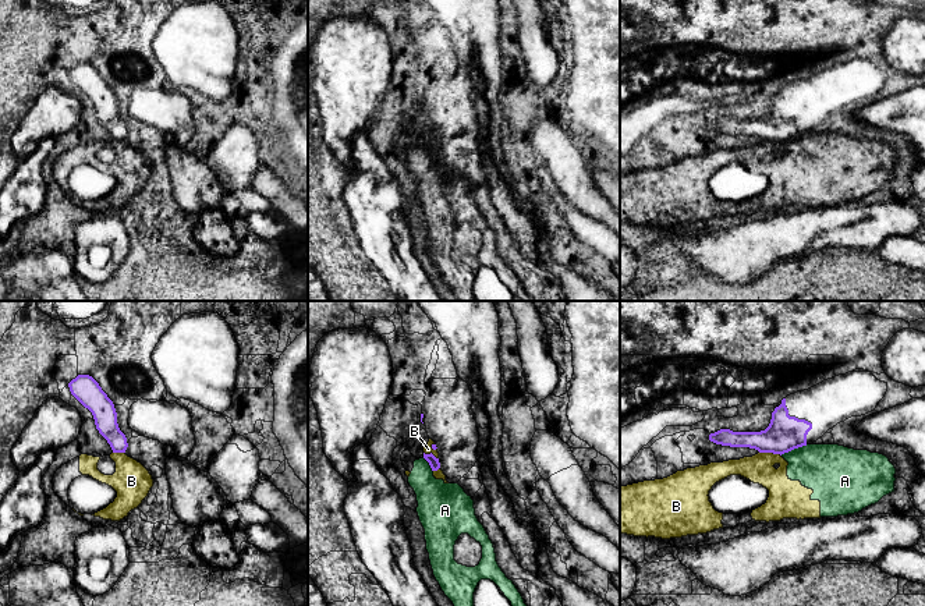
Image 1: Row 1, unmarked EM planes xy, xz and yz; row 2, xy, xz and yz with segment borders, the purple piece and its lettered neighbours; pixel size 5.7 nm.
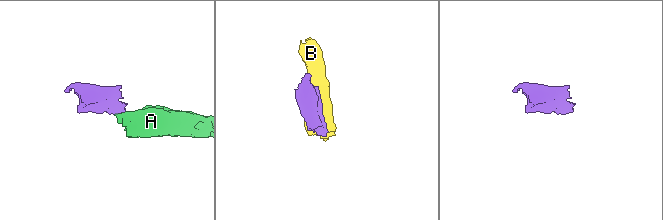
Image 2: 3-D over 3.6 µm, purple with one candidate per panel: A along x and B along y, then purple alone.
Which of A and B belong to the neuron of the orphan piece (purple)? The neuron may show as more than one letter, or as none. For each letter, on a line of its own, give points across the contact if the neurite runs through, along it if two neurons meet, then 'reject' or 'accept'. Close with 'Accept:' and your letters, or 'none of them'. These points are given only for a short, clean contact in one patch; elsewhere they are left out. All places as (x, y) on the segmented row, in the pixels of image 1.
A: along yz (807, 445), (780, 454) | reject
B: reject
Accept: none of them

